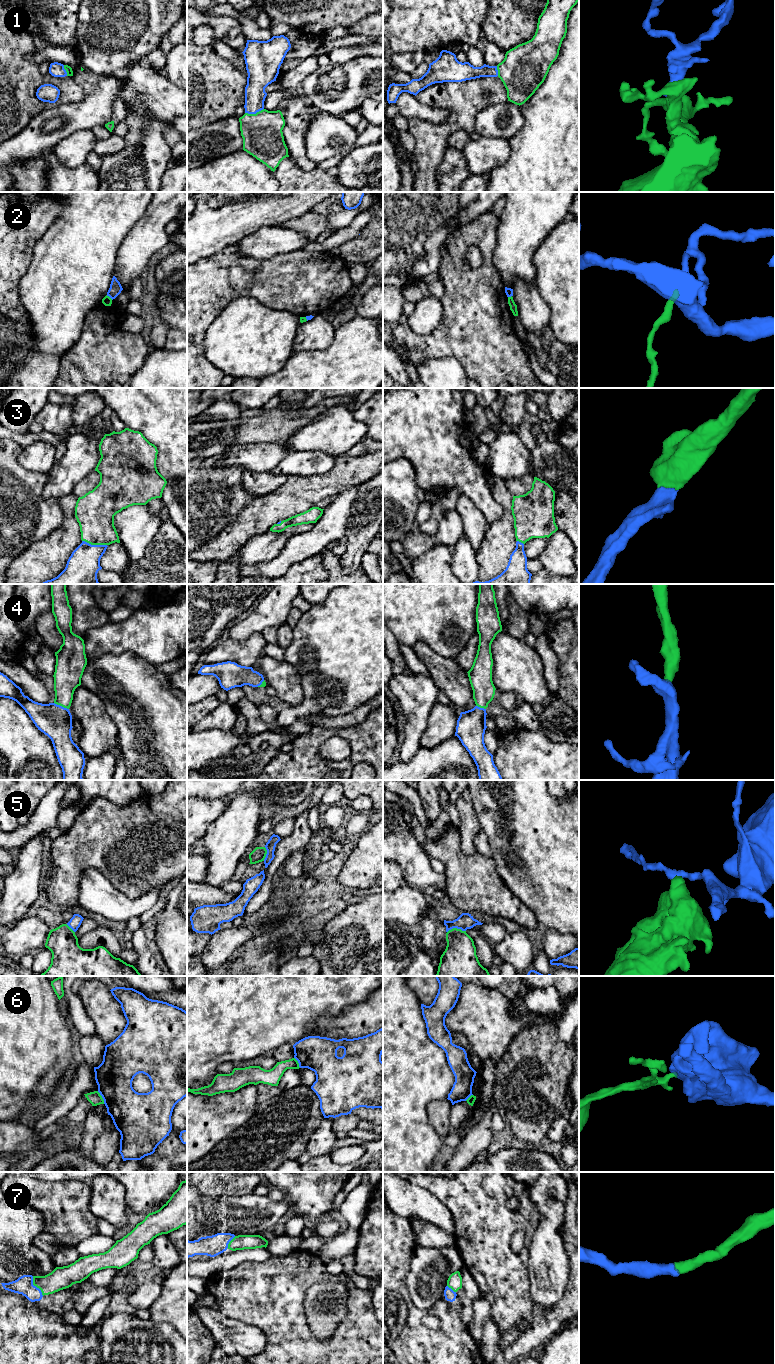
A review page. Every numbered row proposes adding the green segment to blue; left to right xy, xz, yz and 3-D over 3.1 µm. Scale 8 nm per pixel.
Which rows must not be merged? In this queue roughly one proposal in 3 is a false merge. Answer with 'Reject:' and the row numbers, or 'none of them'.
Reject: 2, 5, 6

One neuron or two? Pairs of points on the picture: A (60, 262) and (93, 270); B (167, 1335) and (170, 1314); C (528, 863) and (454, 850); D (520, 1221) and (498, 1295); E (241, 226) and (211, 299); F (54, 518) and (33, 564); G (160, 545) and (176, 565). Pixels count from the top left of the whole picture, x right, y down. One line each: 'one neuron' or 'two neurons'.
A: one neuron
B: two neurons
C: two neurons
D: one neuron
E: two neurons
F: two neurons
G: one neuron

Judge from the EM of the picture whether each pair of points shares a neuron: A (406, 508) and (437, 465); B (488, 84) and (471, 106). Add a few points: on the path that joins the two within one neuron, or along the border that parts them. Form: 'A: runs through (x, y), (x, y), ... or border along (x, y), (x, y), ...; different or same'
A: border along (412, 464), (415, 470), (415, 480), (419, 487); different
B: runs through (483, 89), (471, 101); same

